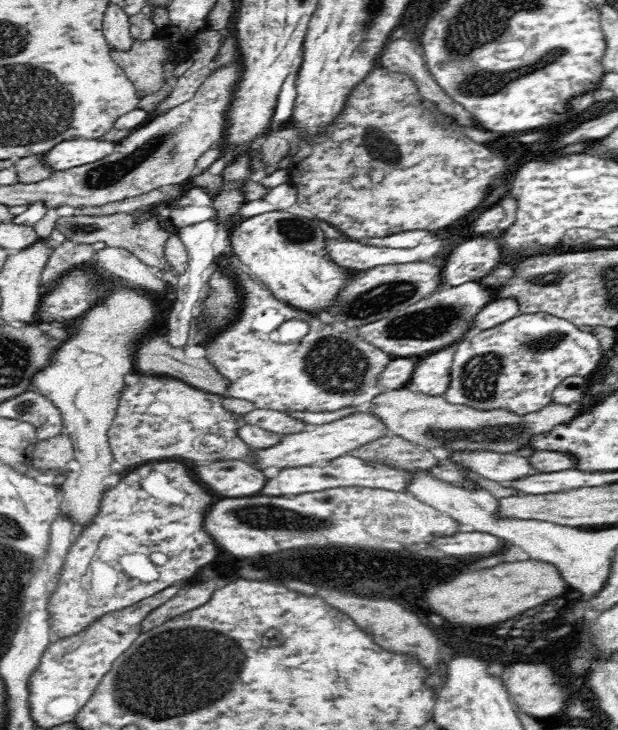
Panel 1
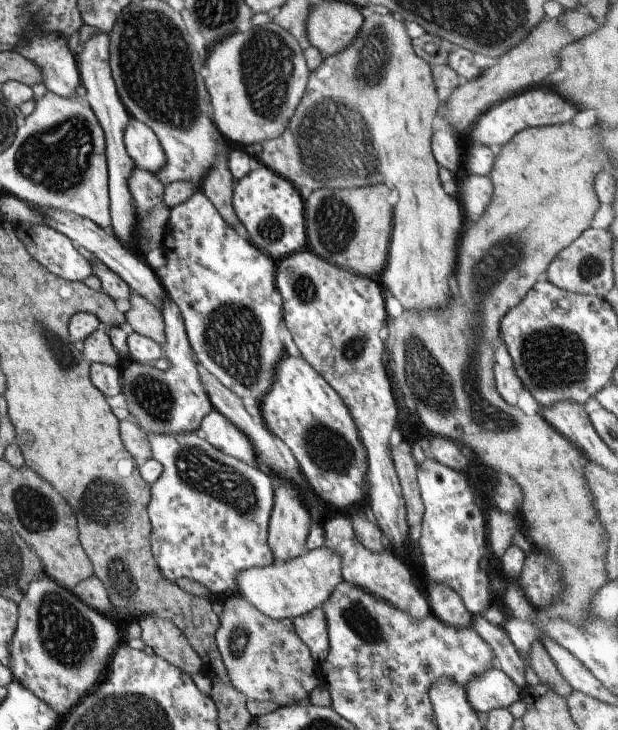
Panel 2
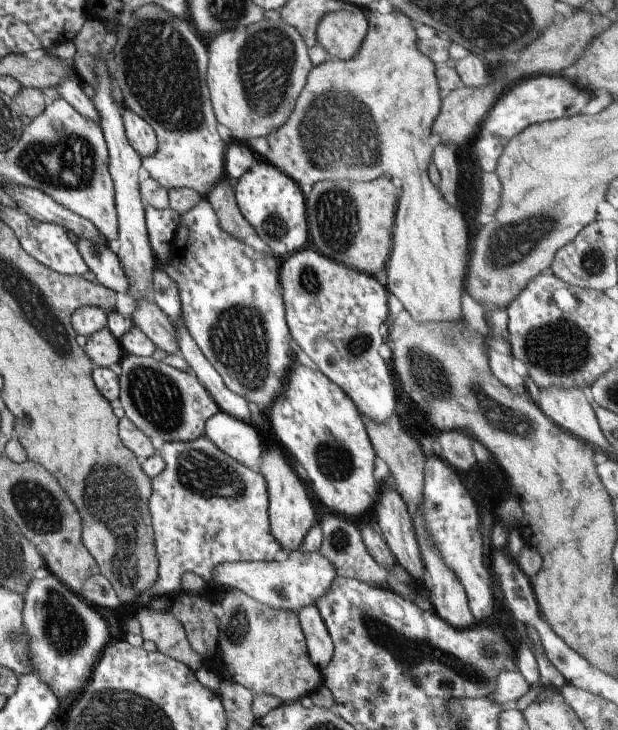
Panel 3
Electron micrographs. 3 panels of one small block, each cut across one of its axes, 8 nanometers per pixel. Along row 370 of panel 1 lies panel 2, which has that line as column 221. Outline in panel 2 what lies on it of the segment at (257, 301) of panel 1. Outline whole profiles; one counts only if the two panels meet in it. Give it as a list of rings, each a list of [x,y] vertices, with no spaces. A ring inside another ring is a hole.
[[[199,189],[183,204],[170,208],[160,245],[165,264],[153,271],[160,286],[178,306],[189,348],[198,364],[234,395],[259,402],[273,382],[275,365],[287,354],[279,339],[284,326],[282,298],[274,281],[276,261],[228,227]]]

